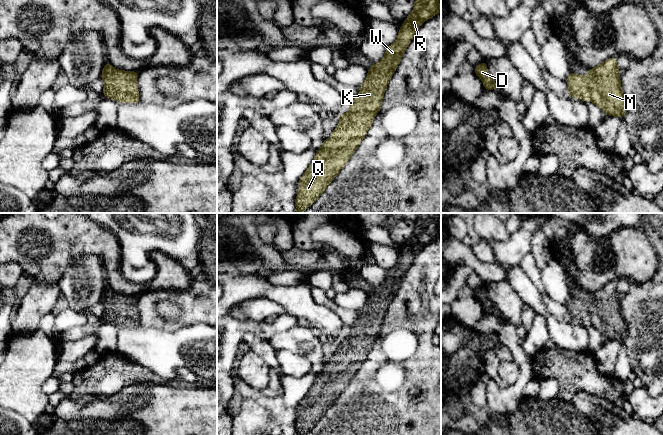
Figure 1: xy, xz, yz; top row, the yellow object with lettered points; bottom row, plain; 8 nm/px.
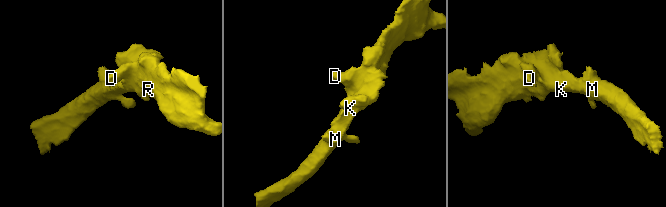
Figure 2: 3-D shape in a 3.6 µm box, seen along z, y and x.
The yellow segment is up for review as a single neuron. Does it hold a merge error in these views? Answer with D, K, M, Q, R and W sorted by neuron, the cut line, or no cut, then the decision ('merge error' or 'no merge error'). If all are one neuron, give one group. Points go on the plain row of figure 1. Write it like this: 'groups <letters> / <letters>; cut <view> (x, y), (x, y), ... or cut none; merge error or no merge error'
groups D K M Q R W; cut none; no merge error

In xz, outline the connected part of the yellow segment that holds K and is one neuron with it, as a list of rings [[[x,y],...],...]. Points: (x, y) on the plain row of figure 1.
[[[419,213],[418,218],[414,221],[413,236],[406,241],[405,246],[399,252],[396,265],[387,270],[387,275],[378,288],[373,288],[368,292],[368,299],[360,310],[359,319],[351,325],[350,334],[339,340],[339,348],[332,355],[332,360],[323,364],[323,368],[318,373],[312,387],[300,401],[299,416],[294,426],[297,435],[306,434],[316,425],[328,408],[333,405],[339,395],[345,390],[353,376],[360,369],[361,364],[366,360],[368,353],[373,347],[374,340],[381,334],[383,319],[389,303],[400,288],[401,281],[410,268],[416,254],[424,245],[441,236],[441,230],[438,227],[440,215],[441,213]]]

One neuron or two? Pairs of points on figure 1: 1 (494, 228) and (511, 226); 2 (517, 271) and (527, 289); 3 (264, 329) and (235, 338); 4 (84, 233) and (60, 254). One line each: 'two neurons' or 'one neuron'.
1: two neurons
2: one neuron
3: one neuron
4: one neuron

